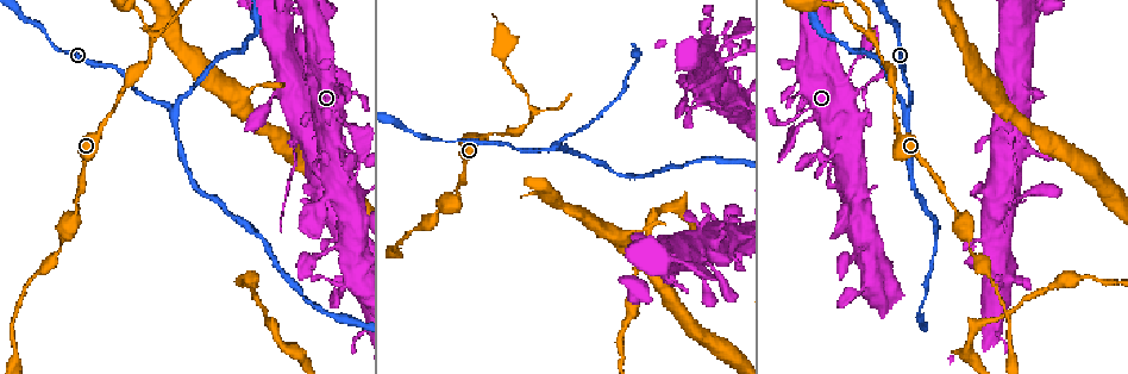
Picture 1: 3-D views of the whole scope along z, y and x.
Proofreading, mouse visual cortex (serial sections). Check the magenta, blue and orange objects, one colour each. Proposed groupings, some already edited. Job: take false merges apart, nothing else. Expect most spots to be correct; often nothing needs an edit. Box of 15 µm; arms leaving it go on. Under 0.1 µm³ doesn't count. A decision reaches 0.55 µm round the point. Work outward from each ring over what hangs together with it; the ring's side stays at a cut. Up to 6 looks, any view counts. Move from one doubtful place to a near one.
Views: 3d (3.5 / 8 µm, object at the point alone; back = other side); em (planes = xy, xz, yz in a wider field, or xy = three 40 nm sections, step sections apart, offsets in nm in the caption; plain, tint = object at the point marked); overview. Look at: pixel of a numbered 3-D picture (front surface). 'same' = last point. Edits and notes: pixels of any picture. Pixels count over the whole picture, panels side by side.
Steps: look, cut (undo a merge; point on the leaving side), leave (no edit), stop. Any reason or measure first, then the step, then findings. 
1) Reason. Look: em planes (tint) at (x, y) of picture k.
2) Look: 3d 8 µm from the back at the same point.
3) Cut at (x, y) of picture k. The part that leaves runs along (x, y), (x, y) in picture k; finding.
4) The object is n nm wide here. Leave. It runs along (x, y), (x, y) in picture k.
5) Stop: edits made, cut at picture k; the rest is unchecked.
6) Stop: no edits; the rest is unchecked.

Abrupt turn. Look: 3d 3.5 µm from the back at (174, 109) of picture 1.

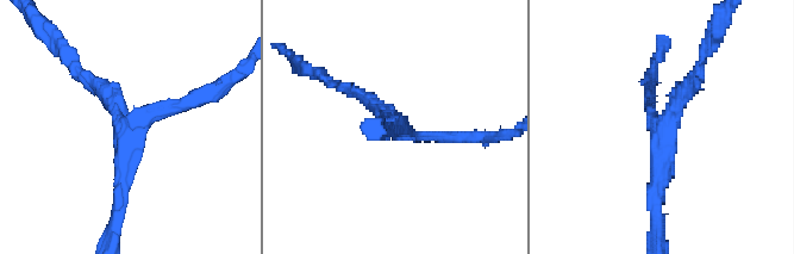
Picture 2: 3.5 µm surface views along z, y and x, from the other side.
Look: em planes (tint) at (403, 127) of picture 2.

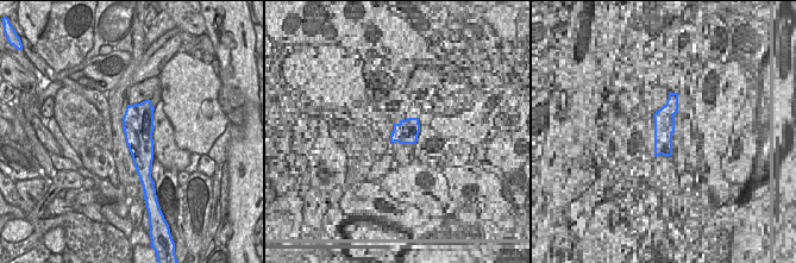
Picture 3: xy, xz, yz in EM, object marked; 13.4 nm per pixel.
Leave. It runs along (202, 97), (126, 140), (119, 210) in picture 2; continuous, no second cell.

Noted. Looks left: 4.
Thin neck. Look: 3d 3.5 µm from the back at (794, 134) of picture 1.

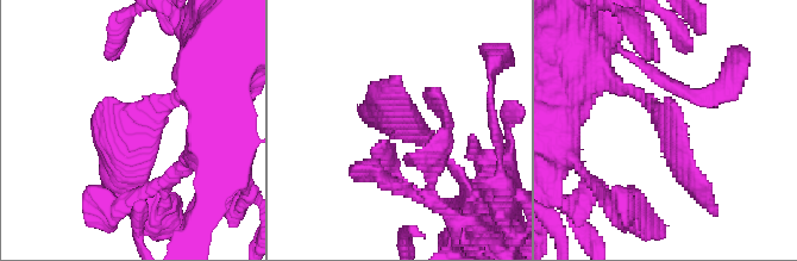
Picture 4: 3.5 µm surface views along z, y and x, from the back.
Look: em planes (tint) at (142, 128) of picture 4.

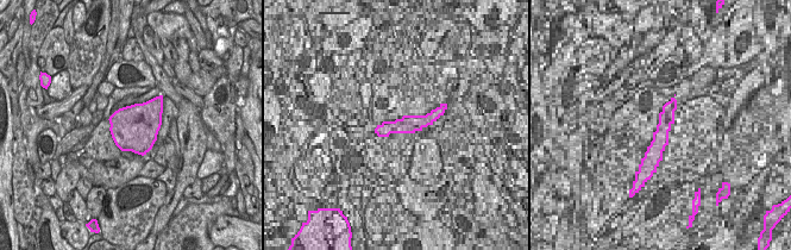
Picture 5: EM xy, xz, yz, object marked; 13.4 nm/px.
Leave. All the same cell.

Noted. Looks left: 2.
Look: 3d 3.5 µm at (847, 137) of picture 1.

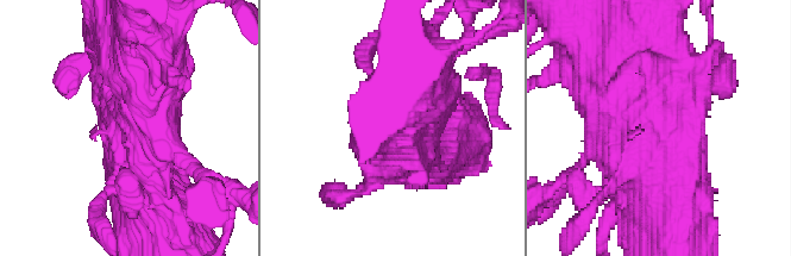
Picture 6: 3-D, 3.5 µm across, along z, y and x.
Need the tissue. Look: em planes (tint) at (668, 124) of picture 6.

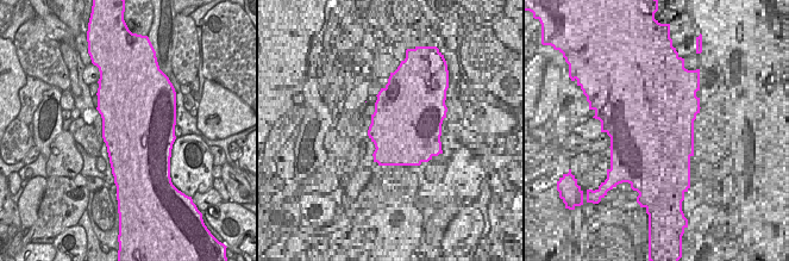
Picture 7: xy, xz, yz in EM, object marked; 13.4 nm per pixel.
Leave. It runs along (591, 33), (667, 125), (676, 173) in picture 6; continuous, no second cell.

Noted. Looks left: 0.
Stop: no edits; the rest is unchecked.

